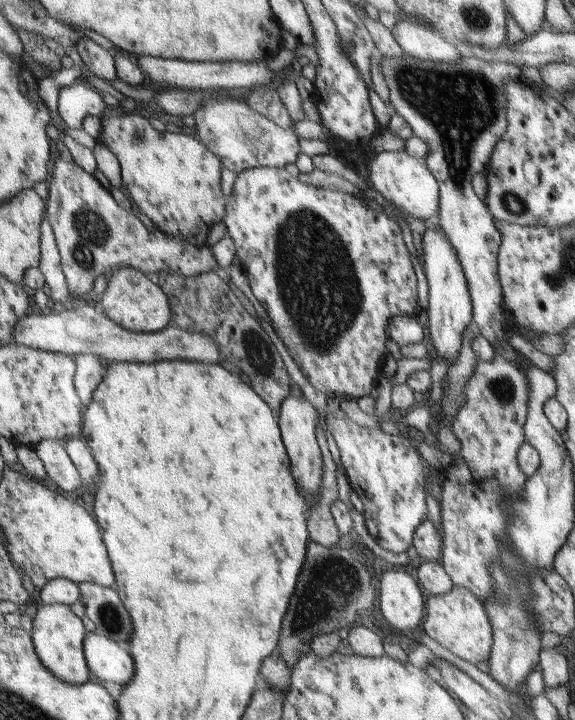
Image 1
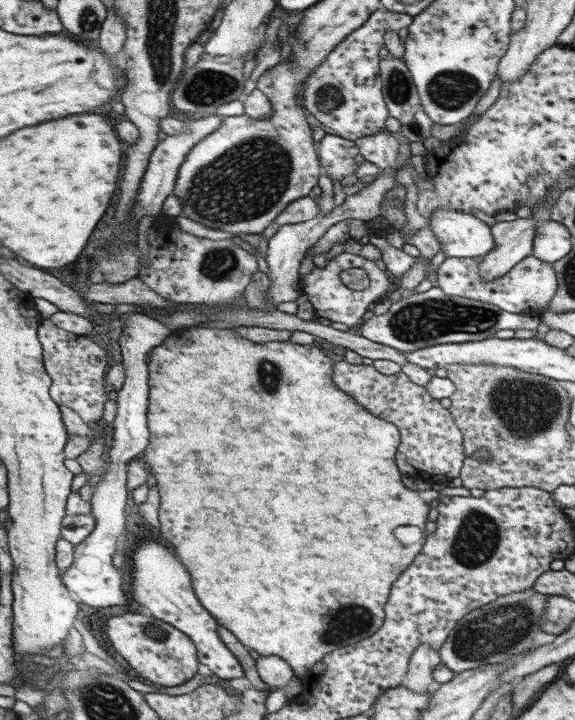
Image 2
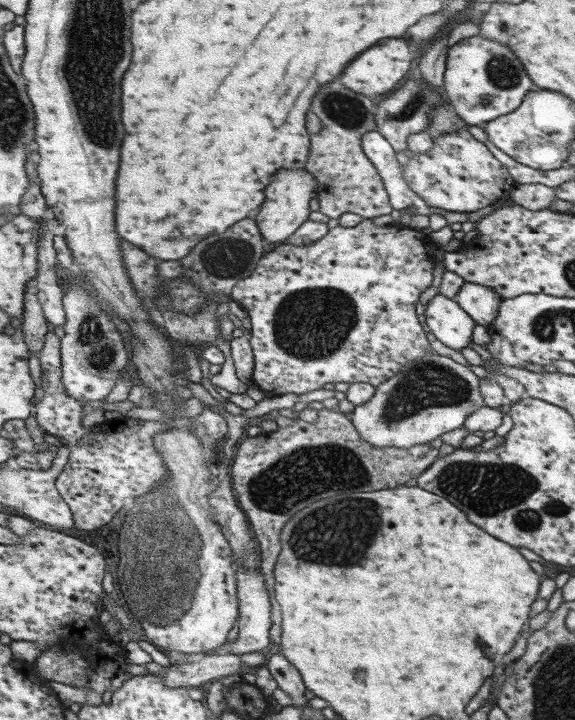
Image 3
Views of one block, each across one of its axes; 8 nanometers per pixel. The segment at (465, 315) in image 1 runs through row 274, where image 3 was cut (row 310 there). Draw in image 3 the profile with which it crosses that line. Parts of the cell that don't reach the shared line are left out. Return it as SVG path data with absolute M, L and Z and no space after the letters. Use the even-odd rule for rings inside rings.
M437 293L424 310L428 331L447 348L461 350L471 341L475 320L453 299Z

